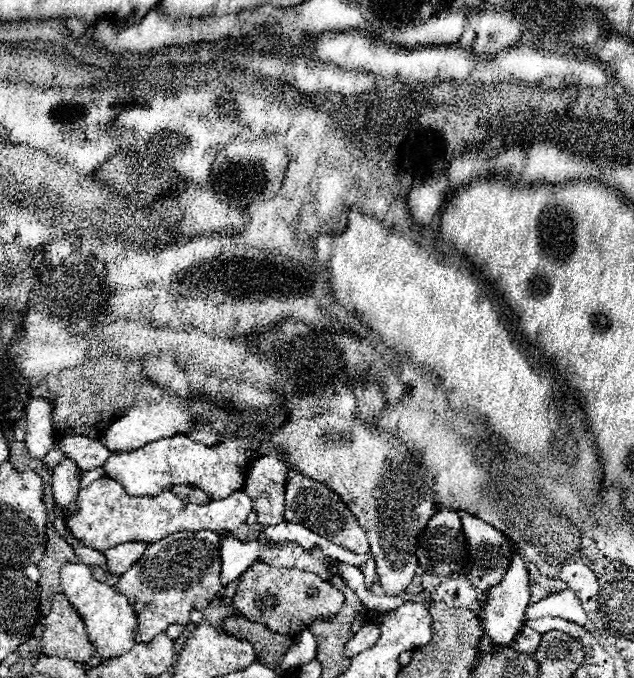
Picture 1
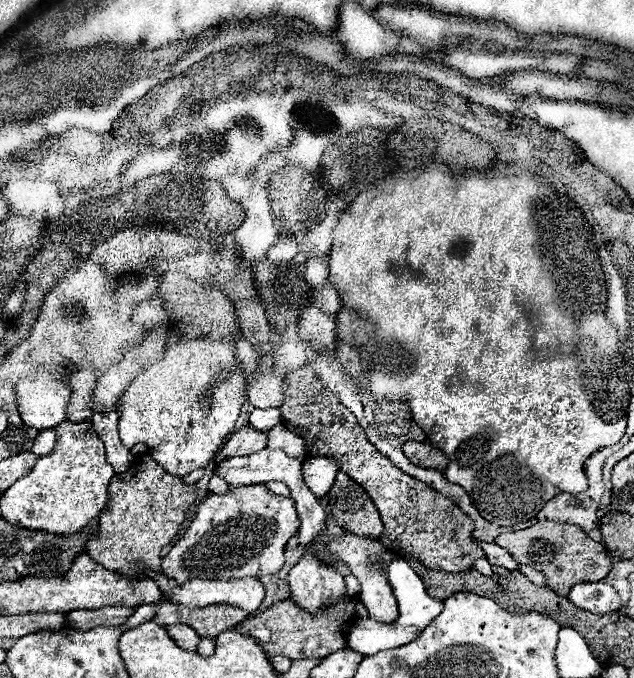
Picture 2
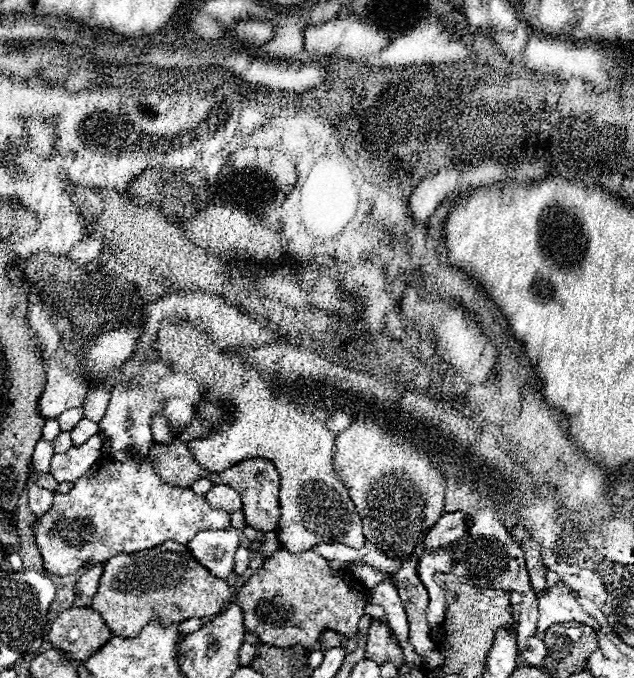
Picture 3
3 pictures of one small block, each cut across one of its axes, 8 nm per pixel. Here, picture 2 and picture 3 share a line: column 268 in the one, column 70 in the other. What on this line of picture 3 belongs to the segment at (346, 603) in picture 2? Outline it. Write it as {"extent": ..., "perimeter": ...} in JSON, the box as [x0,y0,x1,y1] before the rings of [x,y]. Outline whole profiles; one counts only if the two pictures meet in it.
{"extent":[48,606,114,660],"perimeter":[[[72,606],[50,626],[48,640],[54,648],[66,652],[72,660],[84,660],[100,650],[114,634],[92,608]]]}

